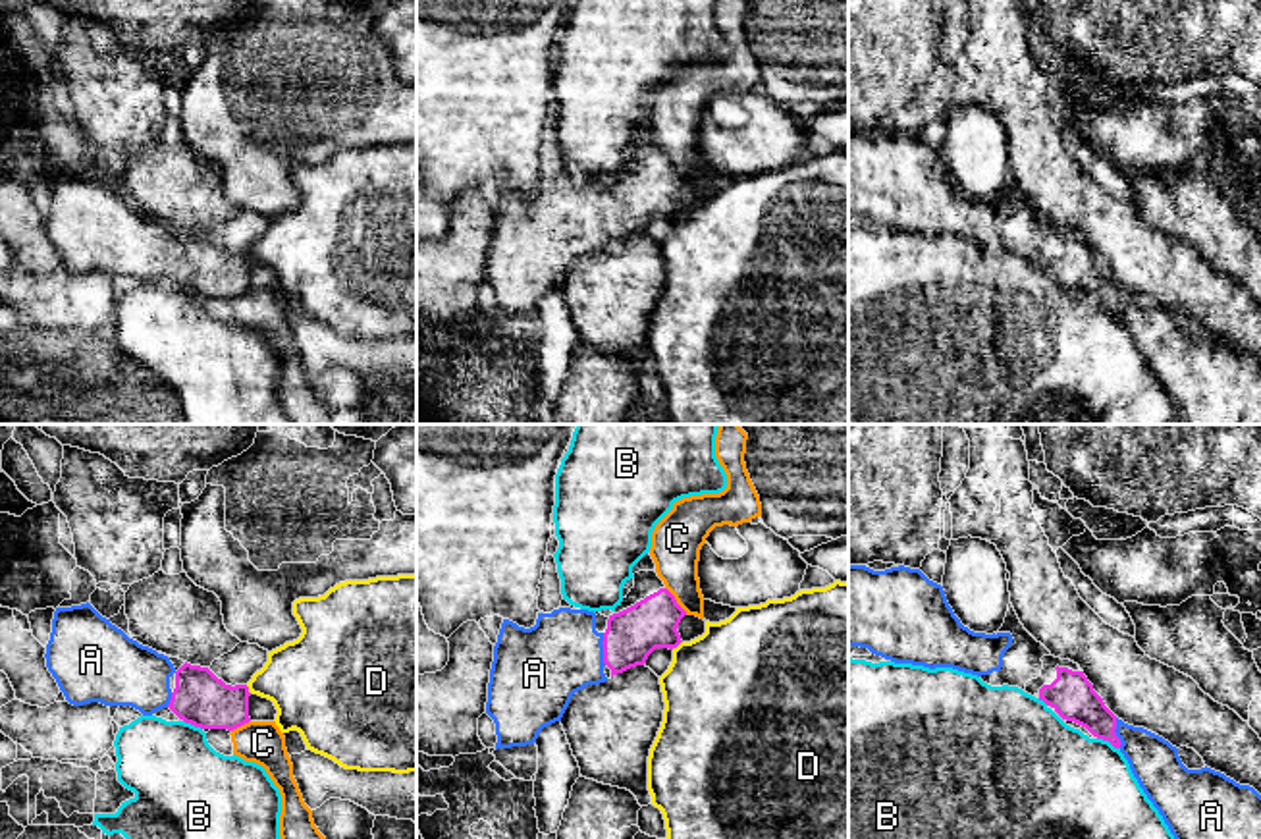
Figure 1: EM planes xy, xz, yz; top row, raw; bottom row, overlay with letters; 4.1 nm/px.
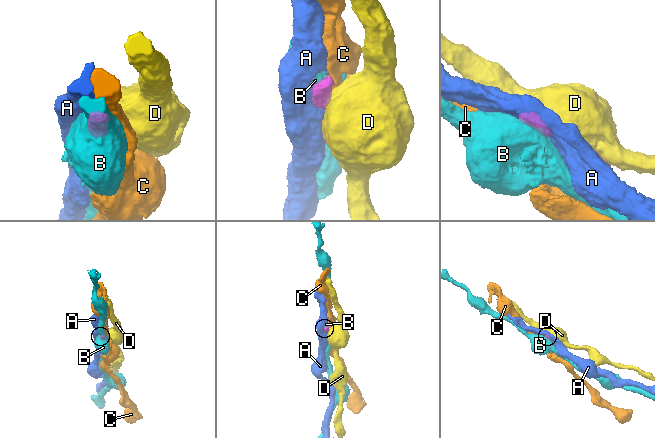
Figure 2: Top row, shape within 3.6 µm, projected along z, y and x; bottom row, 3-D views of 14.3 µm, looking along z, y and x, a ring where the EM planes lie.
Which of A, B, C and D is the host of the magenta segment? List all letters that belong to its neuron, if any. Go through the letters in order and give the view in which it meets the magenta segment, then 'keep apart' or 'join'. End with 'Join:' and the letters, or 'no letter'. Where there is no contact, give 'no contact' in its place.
A: xz | join
B: yz | keep apart
C: xz | keep apart
D: xz | keep apart
Join: A

